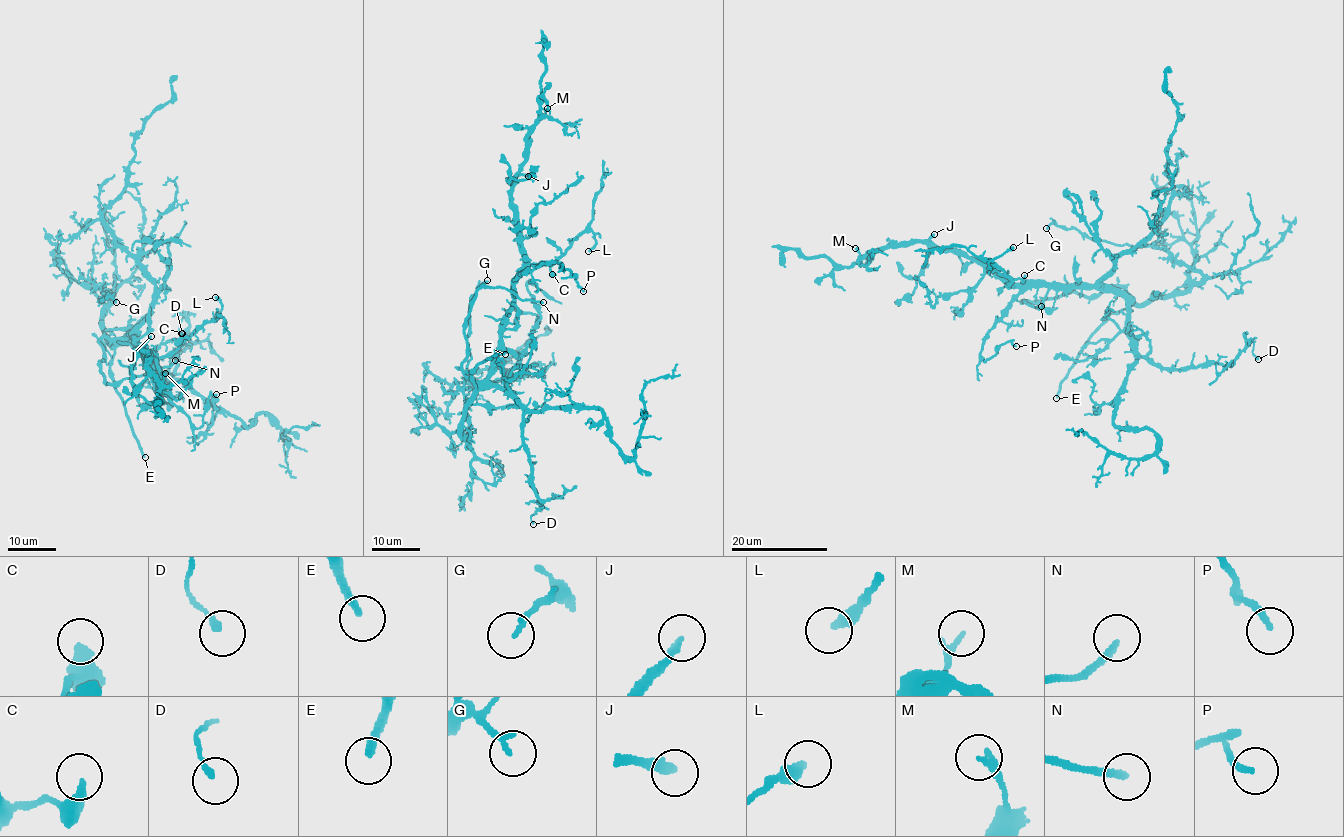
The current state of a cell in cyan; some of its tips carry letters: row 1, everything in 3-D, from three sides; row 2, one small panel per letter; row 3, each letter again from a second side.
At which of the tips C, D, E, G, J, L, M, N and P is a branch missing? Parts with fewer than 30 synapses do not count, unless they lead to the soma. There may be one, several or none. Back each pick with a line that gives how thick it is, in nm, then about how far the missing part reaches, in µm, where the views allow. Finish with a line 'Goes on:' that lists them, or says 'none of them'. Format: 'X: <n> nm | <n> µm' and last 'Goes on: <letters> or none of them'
E: 240 nm | 60 µm
J: 240 nm | 15 µm
N: 190 nm | 60 µm
Goes on: E, J, N

